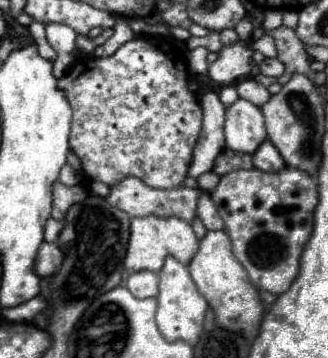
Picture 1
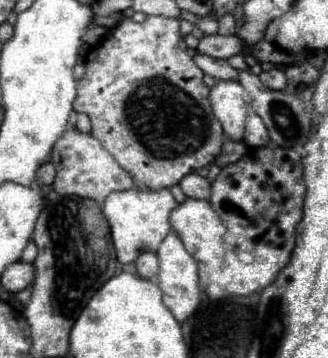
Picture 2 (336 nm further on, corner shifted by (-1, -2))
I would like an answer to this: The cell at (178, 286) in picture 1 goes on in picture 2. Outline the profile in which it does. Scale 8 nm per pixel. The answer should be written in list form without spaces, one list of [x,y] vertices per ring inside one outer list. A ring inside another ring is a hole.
[[[169,233],[161,247],[157,249],[157,259],[159,259],[159,275],[157,275],[157,285],[163,291],[163,303],[167,309],[173,313],[173,317],[183,323],[187,321],[195,309],[201,303],[201,293],[199,293],[199,277],[197,277],[197,263],[195,259],[185,251],[183,243],[175,233]]]

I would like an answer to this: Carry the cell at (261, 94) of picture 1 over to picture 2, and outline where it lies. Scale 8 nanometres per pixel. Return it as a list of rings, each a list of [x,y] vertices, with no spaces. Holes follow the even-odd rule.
[[[195,55],[195,63],[199,65],[199,69],[203,69],[205,75],[211,75],[215,79],[221,79],[221,81],[237,81],[239,79],[239,71],[233,69],[227,61],[223,59],[213,59],[213,57],[207,57],[207,55]]]

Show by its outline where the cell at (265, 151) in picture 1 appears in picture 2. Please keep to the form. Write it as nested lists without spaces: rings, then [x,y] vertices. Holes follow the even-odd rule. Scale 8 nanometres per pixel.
[[[255,111],[249,113],[247,123],[245,123],[245,143],[249,147],[265,147],[265,145],[269,145],[267,127],[263,125],[261,117],[255,115]]]

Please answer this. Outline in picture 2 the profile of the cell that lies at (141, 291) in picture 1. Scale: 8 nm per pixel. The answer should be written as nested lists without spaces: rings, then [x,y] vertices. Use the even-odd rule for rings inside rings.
[[[141,253],[141,257],[137,257],[135,261],[135,267],[137,267],[139,277],[143,279],[153,279],[159,273],[159,263],[157,263],[155,253]]]

